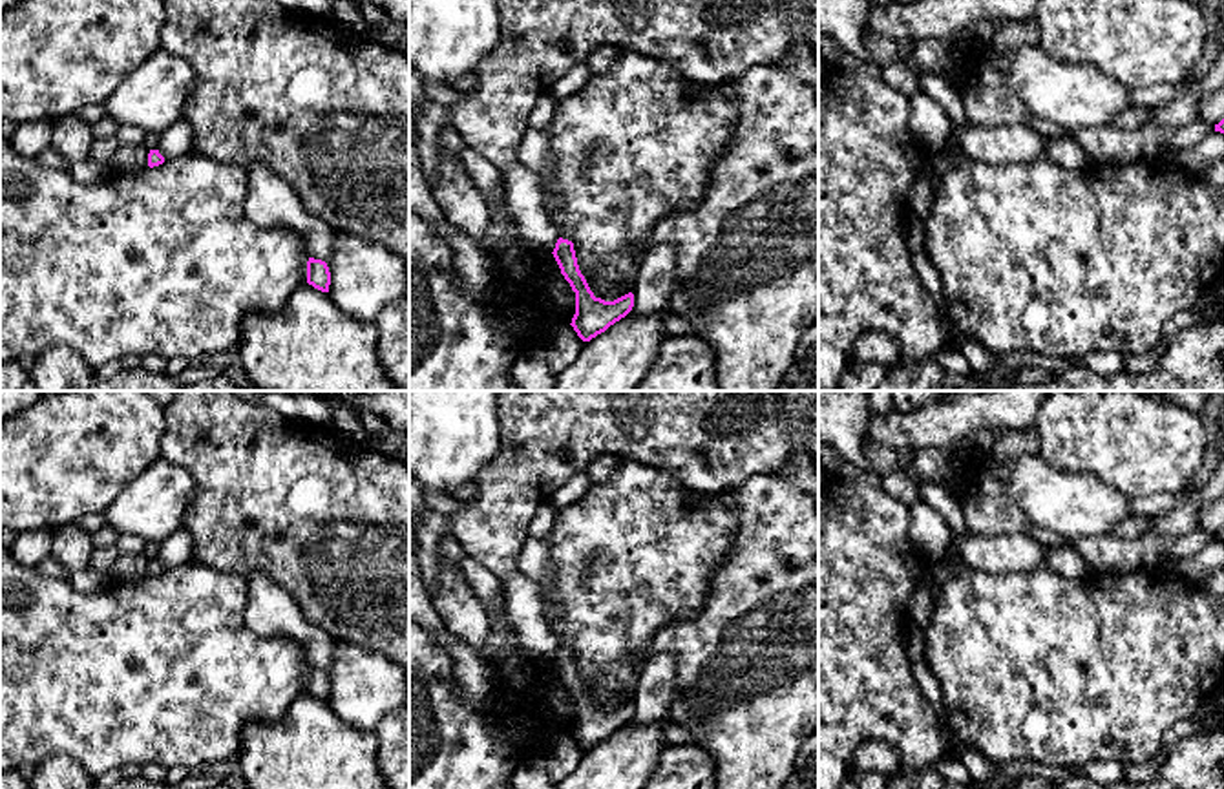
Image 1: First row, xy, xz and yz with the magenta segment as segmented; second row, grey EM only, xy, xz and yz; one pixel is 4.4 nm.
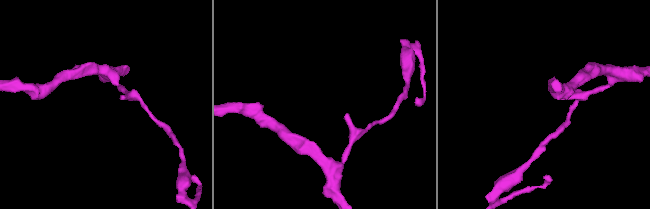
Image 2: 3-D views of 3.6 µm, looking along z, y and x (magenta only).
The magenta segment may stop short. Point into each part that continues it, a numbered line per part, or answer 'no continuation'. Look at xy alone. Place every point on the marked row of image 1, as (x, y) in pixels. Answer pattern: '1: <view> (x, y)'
no continuation

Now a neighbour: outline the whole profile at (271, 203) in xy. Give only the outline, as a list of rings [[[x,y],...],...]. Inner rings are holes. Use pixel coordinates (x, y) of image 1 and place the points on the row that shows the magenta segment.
[[[267,166],[247,168],[247,179],[247,217],[261,228],[289,228],[311,258],[329,263],[336,239],[332,226],[311,214],[292,186]]]

